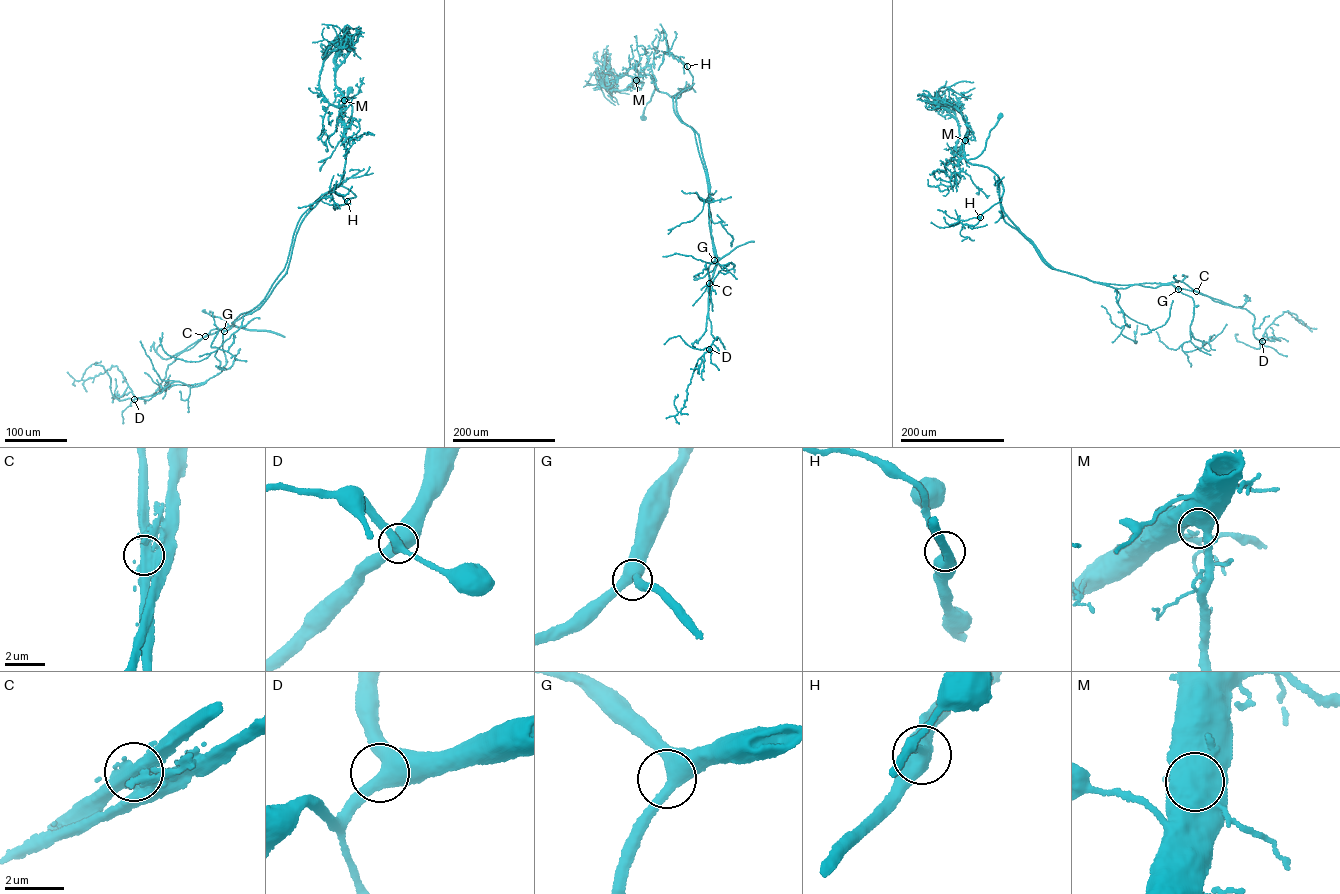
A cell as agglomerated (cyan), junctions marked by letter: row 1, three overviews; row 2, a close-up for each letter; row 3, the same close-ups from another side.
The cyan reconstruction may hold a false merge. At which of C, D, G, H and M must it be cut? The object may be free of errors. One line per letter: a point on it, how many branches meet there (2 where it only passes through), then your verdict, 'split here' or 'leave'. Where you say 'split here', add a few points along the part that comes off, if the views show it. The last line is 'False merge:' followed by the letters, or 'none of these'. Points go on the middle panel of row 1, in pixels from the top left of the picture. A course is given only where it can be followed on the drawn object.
C: place (709, 283); branches 3; split here; course (709, 283), (720, 258), (711, 234), (706, 174), (694, 131), (676, 115), (672, 98), (689, 86), (695, 92)
D: place (709, 349); branches 3; leave
G: place (714, 260); branches 3; leave
H: place (687, 66); branches 2; leave
M: place (636, 80); branches 3; leave
False merge: C

